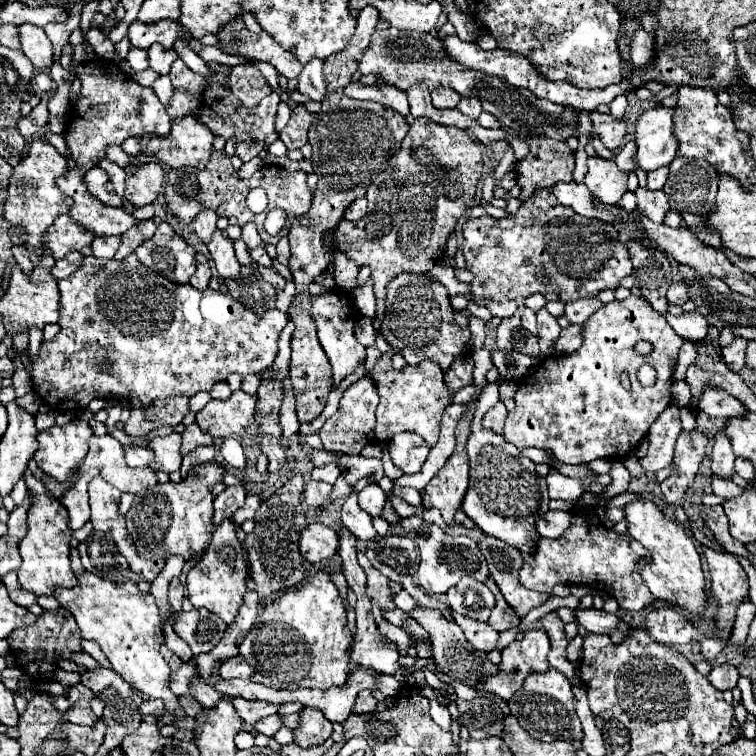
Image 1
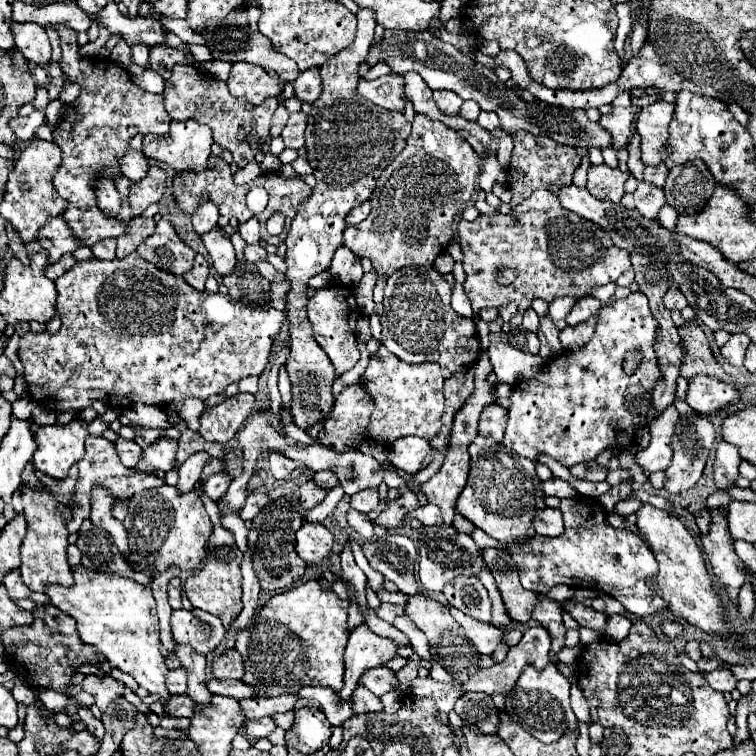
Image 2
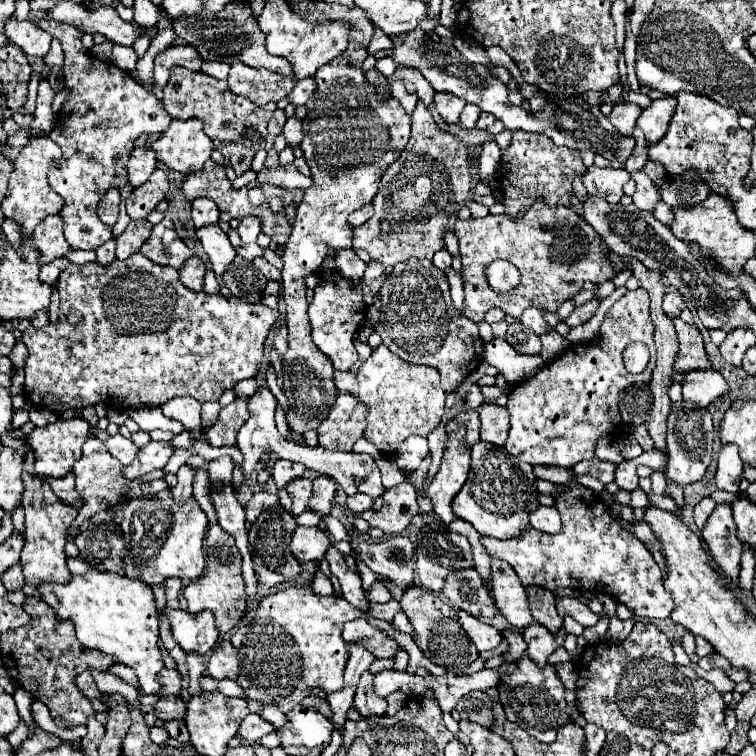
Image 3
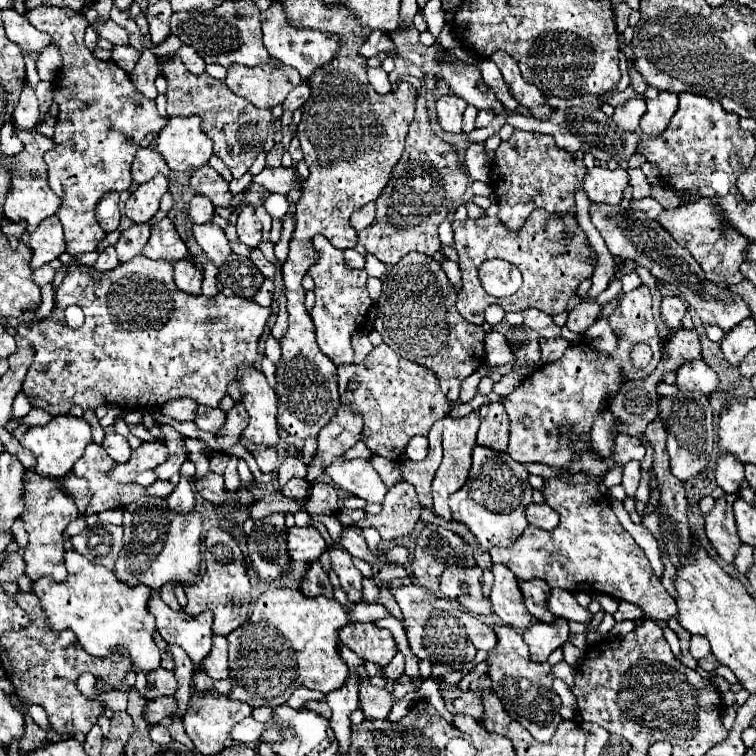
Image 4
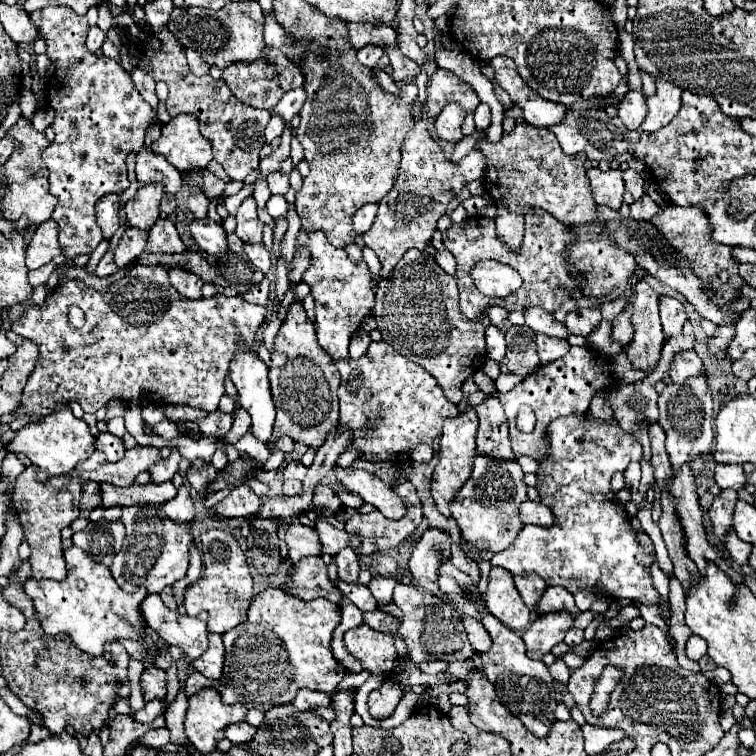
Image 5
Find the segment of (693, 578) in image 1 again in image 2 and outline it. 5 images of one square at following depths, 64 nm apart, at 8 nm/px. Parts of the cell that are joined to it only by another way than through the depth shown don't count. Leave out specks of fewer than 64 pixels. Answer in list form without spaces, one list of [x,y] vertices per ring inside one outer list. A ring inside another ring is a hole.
[[[642,504],[642,508],[636,512],[636,518],[638,518],[636,528],[640,530],[642,538],[646,538],[648,548],[654,552],[654,558],[660,564],[658,574],[646,580],[650,590],[662,600],[666,600],[674,616],[688,620],[690,624],[698,626],[706,634],[726,636],[730,630],[726,626],[726,618],[722,616],[720,600],[714,594],[704,556],[696,546],[692,532],[674,514],[658,510],[650,504]]]

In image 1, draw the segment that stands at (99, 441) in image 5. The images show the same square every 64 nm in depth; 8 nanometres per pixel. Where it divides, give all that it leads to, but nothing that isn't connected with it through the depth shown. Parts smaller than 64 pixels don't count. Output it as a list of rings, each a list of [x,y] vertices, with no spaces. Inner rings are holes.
[[[124,446],[124,456],[126,456],[126,462],[128,466],[136,468],[148,468],[150,462],[154,460],[154,452],[150,448],[140,448],[140,446]]]

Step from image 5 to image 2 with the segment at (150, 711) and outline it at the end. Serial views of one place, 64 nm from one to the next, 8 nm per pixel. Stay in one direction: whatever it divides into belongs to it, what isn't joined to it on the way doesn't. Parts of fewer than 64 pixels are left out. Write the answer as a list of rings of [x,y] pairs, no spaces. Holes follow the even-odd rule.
[[[184,694],[184,696],[172,696],[166,704],[164,704],[164,710],[166,714],[172,714],[172,716],[186,716],[186,718],[192,718],[194,716],[194,700]]]

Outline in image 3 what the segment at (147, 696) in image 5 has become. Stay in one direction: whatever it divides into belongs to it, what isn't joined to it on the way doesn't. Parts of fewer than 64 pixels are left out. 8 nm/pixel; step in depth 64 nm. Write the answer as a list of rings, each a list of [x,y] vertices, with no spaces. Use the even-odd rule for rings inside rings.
[[[164,668],[164,672],[160,672],[160,684],[162,684],[160,696],[180,696],[182,694],[182,676],[178,670]]]

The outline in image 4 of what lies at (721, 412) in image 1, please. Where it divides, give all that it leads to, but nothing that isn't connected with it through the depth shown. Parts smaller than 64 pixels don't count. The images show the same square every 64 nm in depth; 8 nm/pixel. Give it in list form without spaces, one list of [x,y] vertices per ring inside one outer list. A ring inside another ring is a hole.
[[[702,360],[698,362],[688,362],[684,364],[682,368],[678,368],[678,378],[676,378],[676,384],[678,388],[688,394],[688,392],[700,392],[702,396],[710,398],[712,392],[718,390],[718,374]]]

